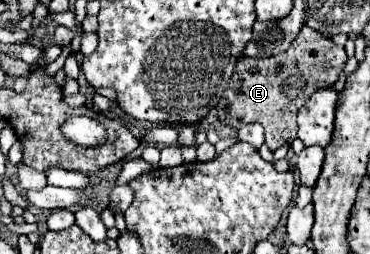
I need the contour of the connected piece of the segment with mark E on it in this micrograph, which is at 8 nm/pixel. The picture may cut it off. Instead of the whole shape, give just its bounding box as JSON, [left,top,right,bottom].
[217,25,347,151]

